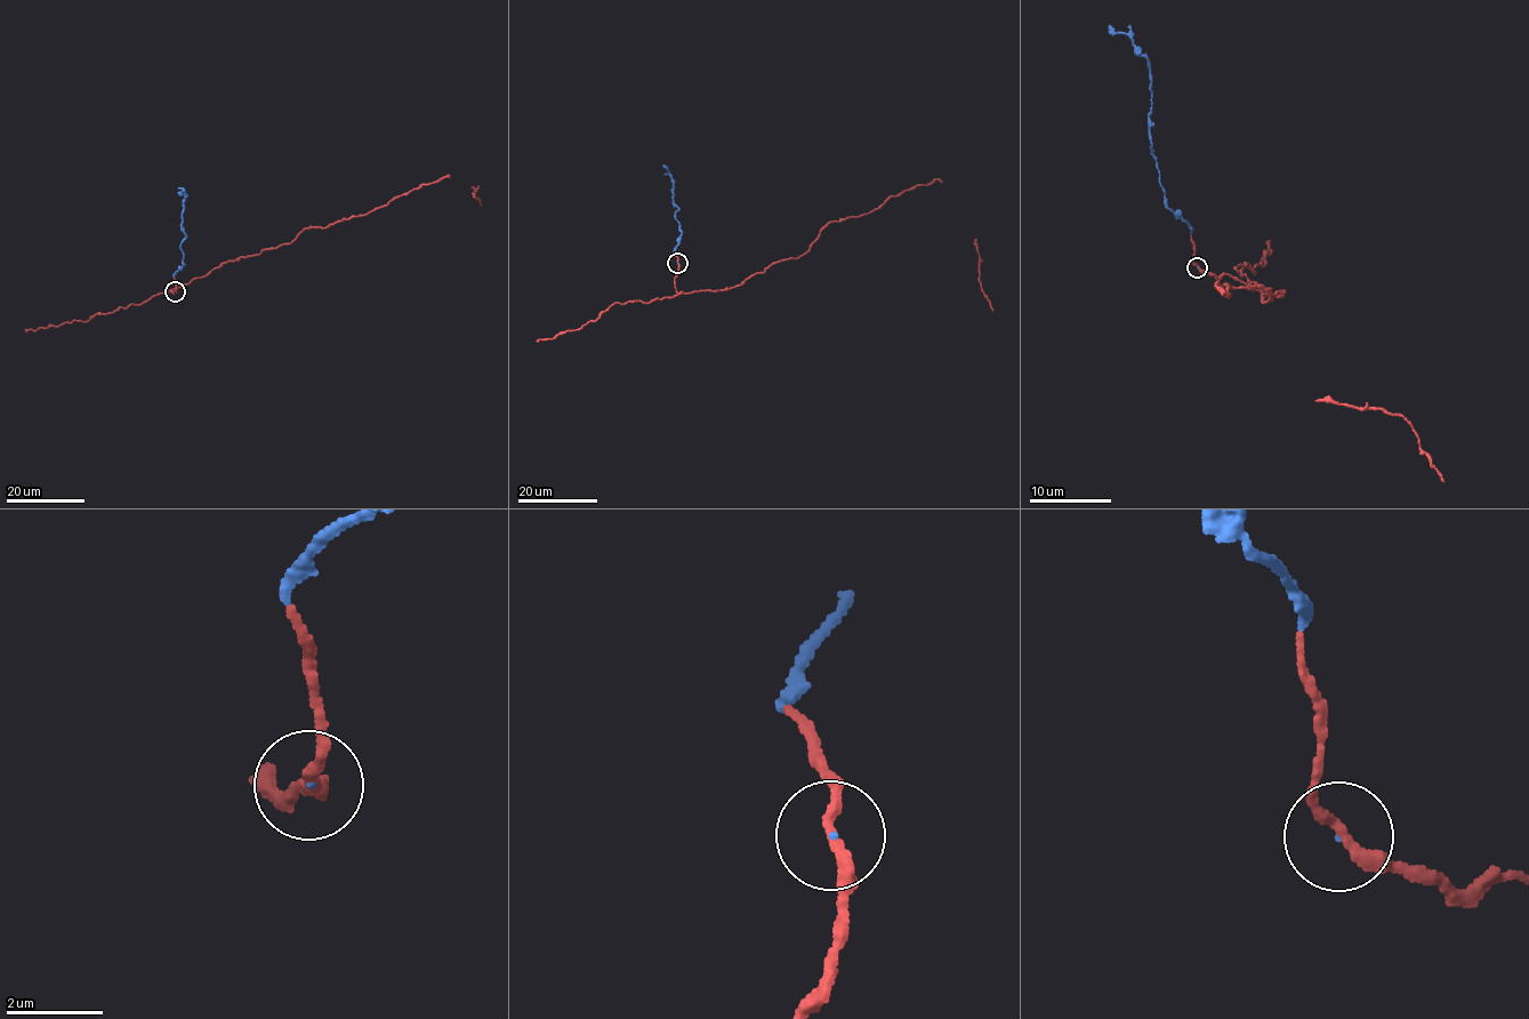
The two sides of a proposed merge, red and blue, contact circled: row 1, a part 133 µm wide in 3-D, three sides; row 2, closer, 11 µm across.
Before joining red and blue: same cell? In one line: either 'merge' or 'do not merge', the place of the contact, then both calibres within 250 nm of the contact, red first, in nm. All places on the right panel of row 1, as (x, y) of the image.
merge; at (1197, 267); 240 nm thick on the red side, 40 nm on the other

